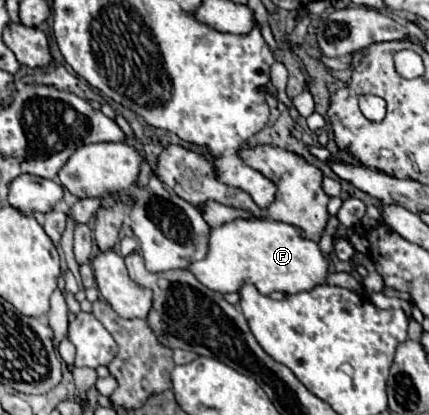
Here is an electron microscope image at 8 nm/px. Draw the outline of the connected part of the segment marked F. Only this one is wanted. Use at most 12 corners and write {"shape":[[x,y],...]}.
{"shape":[[232,219],[186,267],[228,295],[326,283],[328,261],[296,227]]}

